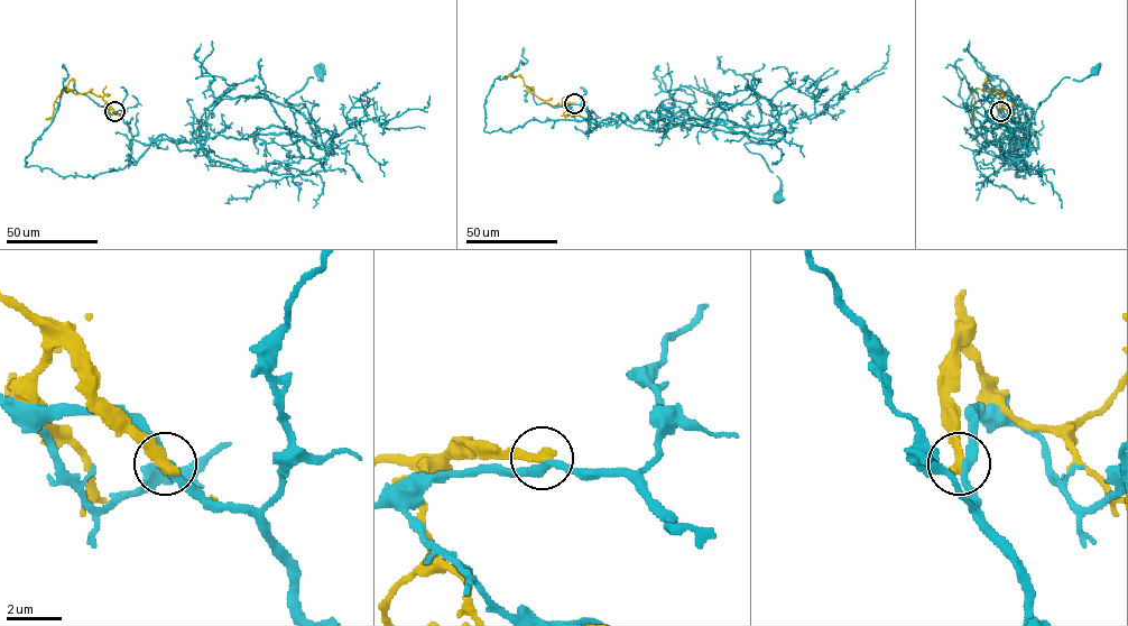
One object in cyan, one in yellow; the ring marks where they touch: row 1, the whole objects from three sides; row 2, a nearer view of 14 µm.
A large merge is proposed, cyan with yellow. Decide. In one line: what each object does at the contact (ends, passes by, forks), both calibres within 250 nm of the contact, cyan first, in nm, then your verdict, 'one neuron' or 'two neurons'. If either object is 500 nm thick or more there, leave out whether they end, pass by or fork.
cyan passes by; yellow ends there; 280 nm thick on the cyan side, 440 nm on the other; two neurons

